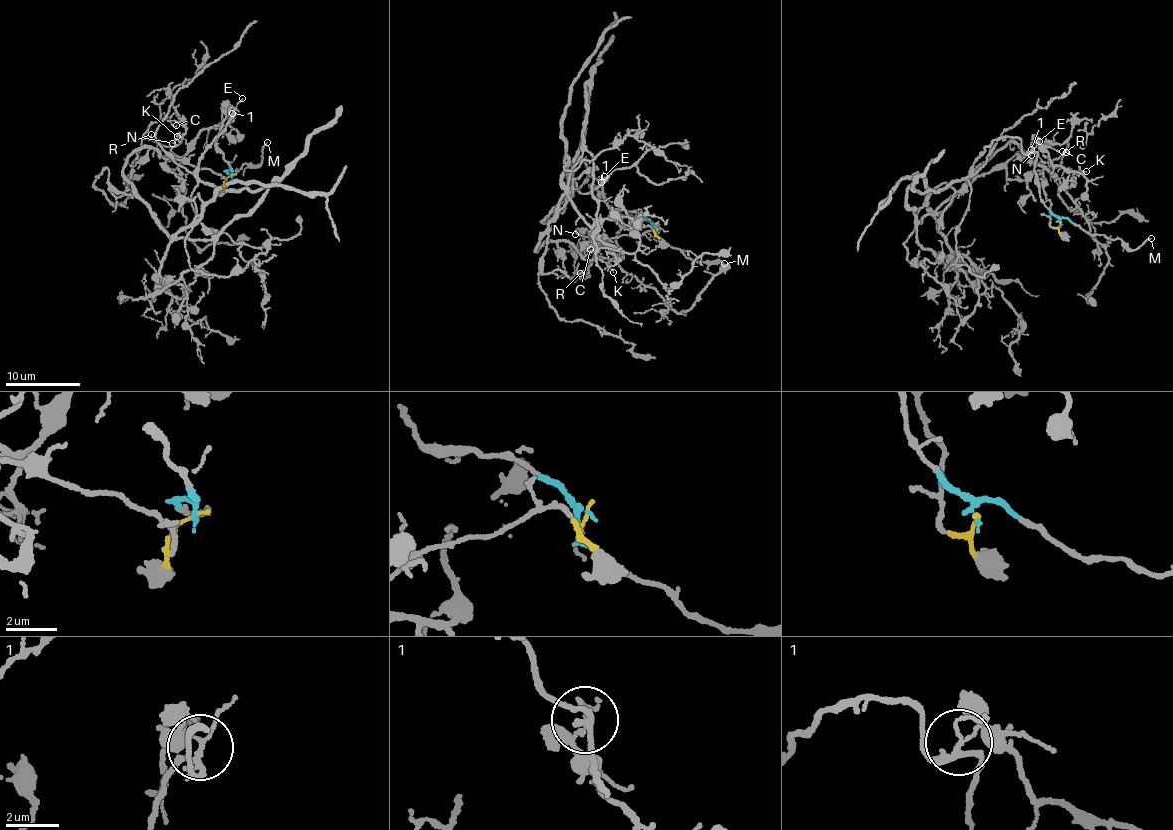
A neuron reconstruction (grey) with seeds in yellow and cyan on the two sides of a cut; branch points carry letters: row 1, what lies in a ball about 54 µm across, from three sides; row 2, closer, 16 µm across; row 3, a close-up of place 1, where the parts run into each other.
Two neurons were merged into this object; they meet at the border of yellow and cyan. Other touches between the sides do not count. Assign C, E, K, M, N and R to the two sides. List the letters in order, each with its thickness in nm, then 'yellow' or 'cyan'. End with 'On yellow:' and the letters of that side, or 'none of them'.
C: calibre 110 nm; yellow
E: calibre 110 nm; cyan
K: calibre 100 nm; yellow
M: calibre 130 nm; cyan
N: calibre 110 nm; yellow
R: calibre 120 nm; yellow
On yellow: C, K, N, R

